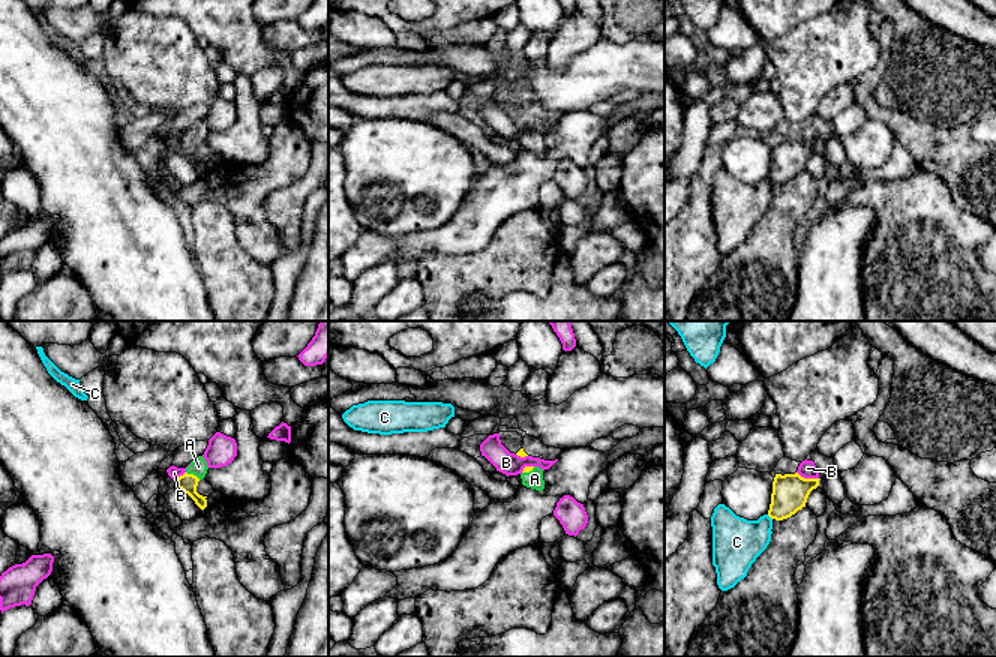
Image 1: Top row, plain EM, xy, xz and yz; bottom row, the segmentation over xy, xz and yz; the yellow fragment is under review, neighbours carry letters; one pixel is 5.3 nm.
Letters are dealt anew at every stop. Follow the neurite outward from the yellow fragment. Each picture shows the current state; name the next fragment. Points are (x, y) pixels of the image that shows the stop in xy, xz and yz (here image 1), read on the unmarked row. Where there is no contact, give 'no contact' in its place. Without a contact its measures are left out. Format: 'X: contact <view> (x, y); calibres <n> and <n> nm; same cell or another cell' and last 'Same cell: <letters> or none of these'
A: contact xy (192, 138); calibres 100 and 90 nm; same cell
B: contact yz (807, 143); calibres 190 and 90 nm; another cell
C: contact yz (770, 180); calibres 190 and 260 nm; another cell
Same cell: A

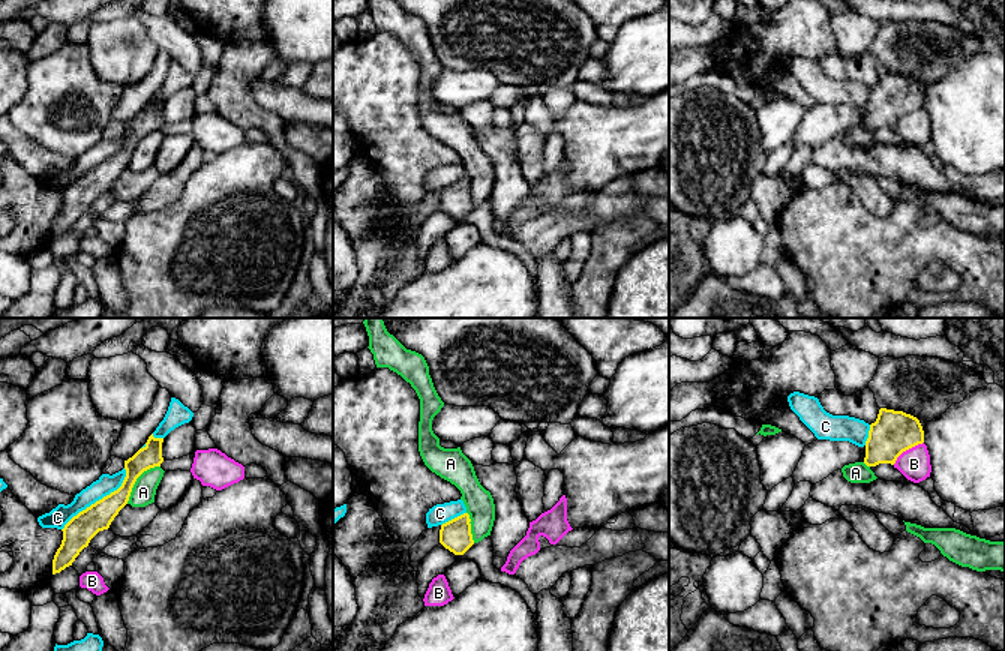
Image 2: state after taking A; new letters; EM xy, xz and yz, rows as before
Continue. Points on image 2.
A: contact xy (135, 144); calibres 140 and 130 nm; another cell
B: contact yz (906, 113); calibres 240 and 170 nm; another cell
C: contact xy (99, 164); calibres 160 and 110 nm; another cell
Same cell: none of these

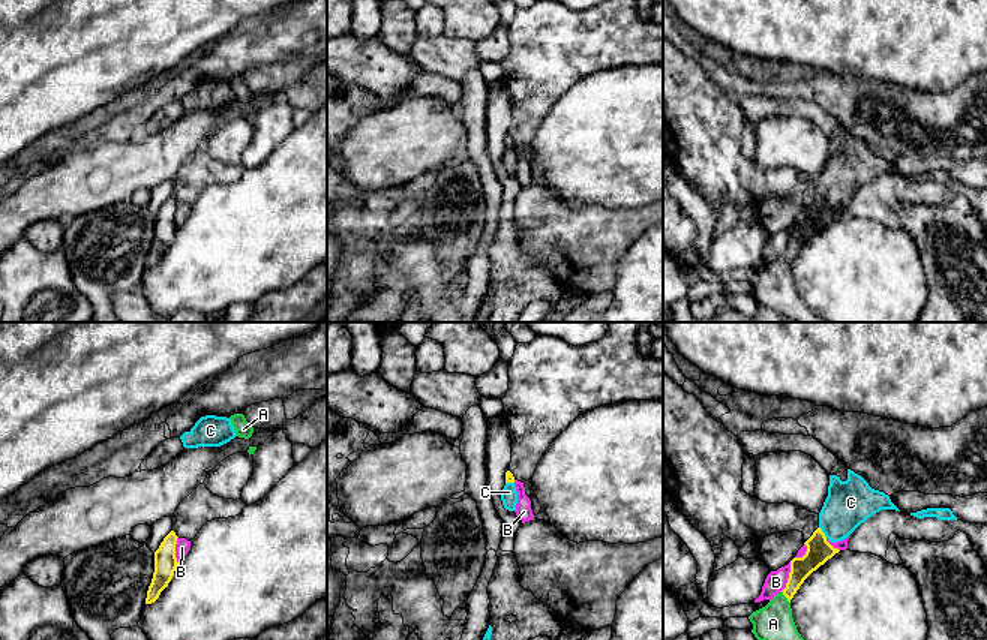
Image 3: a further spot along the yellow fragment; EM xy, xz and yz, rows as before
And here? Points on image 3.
A: contact yz (785, 260); calibres 110 and 220 nm; another cell
B: contact yz (789, 242); calibres 140 and 110 nm; another cell
C: contact yz (822, 197); calibres 140 and 240 nm; same cell
Same cell: C

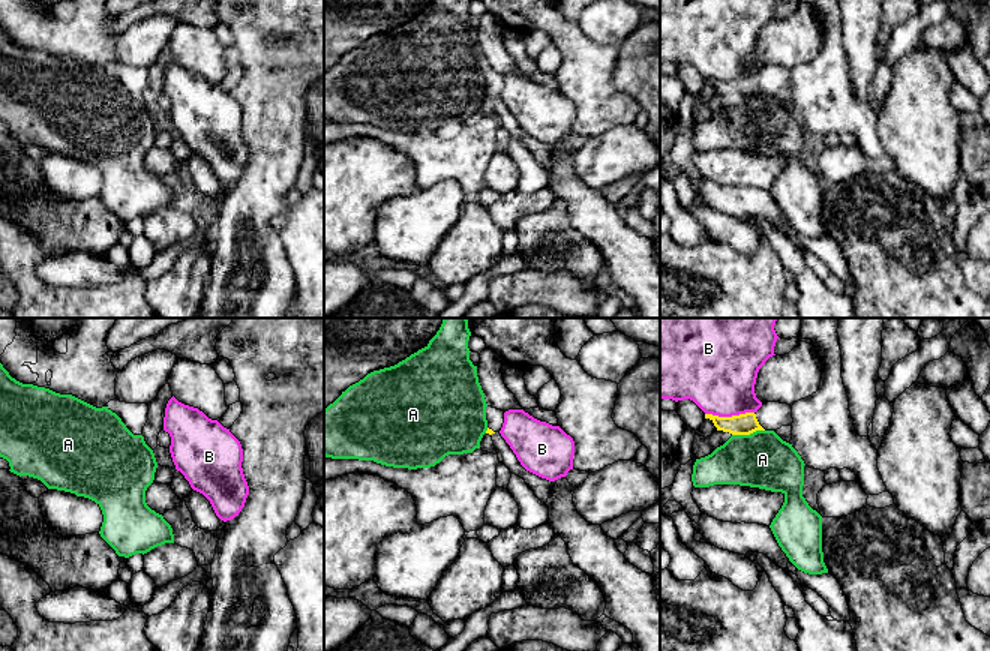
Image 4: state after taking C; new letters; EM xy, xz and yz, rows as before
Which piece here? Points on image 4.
A: contact yz (747, 98); calibres 120 and 300 nm; another cell
B: contact yz (729, 81); calibres 120 and 400 nm; another cell
Same cell: none of these

